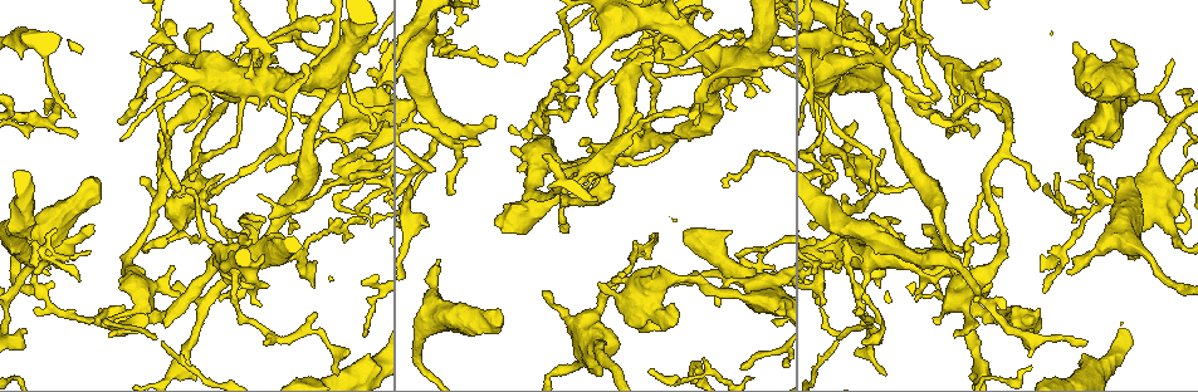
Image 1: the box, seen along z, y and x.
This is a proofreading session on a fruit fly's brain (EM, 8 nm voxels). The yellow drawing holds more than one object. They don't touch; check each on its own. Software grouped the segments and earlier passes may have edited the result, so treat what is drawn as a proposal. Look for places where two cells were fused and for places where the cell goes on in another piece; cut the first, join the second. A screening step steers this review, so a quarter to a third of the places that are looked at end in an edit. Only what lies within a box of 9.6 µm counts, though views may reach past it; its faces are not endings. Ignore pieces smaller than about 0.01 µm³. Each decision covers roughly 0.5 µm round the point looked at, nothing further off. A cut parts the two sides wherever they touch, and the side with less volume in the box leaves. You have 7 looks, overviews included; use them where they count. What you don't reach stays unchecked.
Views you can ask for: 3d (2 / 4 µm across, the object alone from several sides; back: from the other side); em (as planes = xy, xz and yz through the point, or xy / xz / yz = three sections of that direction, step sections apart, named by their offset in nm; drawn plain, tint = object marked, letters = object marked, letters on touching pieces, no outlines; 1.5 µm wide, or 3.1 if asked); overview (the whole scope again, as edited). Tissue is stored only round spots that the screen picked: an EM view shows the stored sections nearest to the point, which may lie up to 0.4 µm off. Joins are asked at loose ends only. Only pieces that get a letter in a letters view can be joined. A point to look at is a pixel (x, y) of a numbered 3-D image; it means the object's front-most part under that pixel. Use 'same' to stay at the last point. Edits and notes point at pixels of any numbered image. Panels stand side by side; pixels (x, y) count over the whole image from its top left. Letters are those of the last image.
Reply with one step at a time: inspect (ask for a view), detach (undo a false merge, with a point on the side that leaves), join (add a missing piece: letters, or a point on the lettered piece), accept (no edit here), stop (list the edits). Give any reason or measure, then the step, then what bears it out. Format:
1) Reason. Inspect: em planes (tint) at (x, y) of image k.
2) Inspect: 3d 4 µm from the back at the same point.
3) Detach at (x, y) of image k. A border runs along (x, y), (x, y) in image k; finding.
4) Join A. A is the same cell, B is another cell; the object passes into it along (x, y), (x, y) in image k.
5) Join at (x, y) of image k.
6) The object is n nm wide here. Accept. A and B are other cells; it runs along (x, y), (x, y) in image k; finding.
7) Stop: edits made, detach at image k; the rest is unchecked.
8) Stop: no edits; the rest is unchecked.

Branch stops here. Inspect: 3d 4 µm at (1069, 270) of image 1.

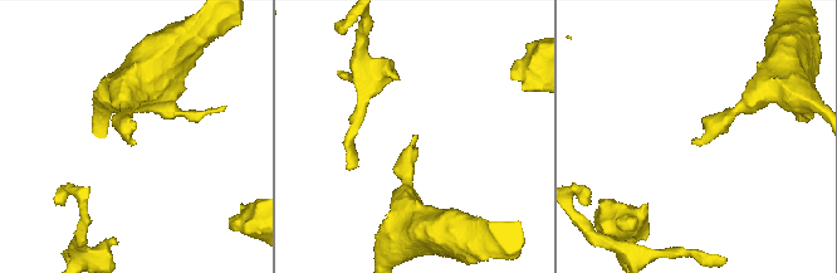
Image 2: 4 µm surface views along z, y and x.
Shape alone is not enough. Inspect: em planes (plain) at (414, 135) of image 2.

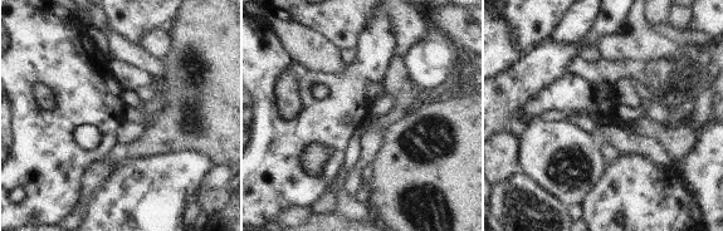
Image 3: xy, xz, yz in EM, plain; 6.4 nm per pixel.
Inspect: em planes (letters) at the same point.

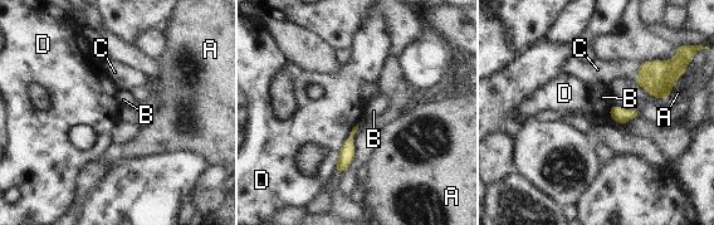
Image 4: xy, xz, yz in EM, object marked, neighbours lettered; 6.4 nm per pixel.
Join C. C is the same cell, A, B and D are other cells; the object passes into it along (658, 78), (639, 73), (600, 74) in image 4; the cell continues.

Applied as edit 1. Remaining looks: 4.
Arms part here. Inspect: em planes (plain) at (355, 212) of image 1.

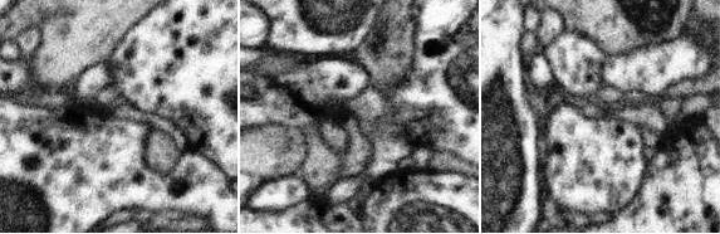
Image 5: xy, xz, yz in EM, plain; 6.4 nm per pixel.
Inspect: em planes (letters) at the same point.

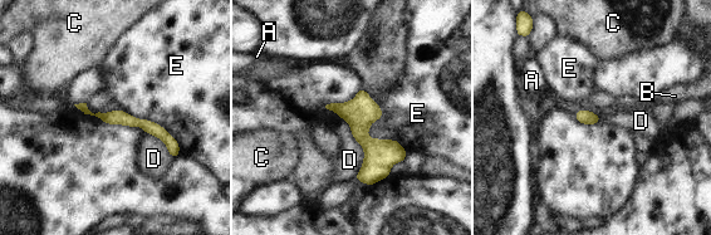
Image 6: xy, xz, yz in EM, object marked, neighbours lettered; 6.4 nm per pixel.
Accept. A, B, C, D and E are other cells; a border runs along (342, 118), (363, 151), (356, 180) in image 6; one cell here.

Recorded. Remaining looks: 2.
Thick turns thin. Inspect: em planes (letters) at (1177, 238) of image 1.

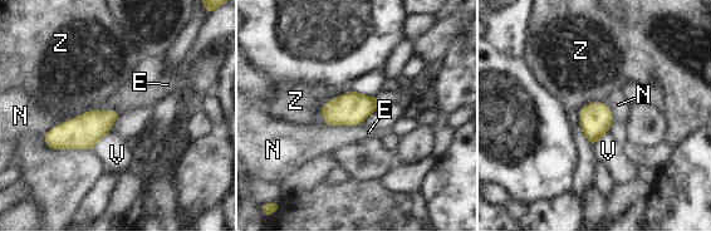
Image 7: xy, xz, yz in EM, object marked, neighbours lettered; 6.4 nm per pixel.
Accept. E, N, V and Z are other cells; all the same cell.

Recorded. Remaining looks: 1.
Stop: edits made, join at image 4; the rest is unchecked.

